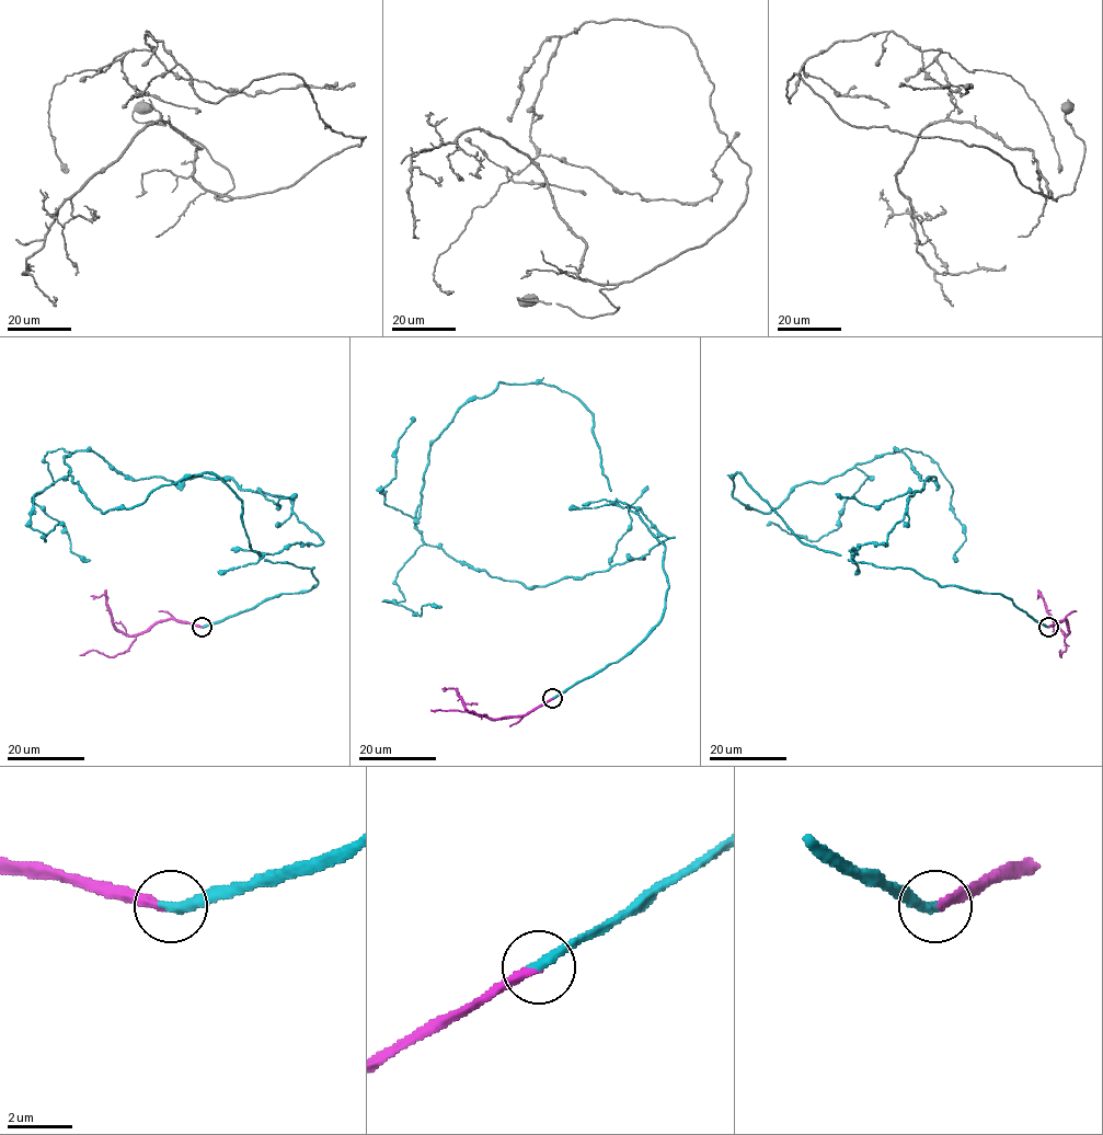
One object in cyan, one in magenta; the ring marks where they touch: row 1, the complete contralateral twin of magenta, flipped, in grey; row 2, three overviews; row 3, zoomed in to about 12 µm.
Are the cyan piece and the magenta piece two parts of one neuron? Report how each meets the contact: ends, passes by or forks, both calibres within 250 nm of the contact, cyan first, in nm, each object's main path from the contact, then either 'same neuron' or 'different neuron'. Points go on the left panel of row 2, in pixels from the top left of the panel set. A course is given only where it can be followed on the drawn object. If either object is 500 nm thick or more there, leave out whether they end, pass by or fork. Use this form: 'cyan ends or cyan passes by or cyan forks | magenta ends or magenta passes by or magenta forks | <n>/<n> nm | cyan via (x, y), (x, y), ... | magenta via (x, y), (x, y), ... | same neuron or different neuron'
cyan ends | magenta ends | 320/240 nm | cyan via (202, 626), (316, 586), (263, 557), (321, 545), (291, 502), (64, 458), (102, 513), (216, 474), (260, 555) | magenta via (202, 626), (173, 619), (157, 621), (142, 632), (127, 635), (112, 622), (104, 595), (90, 596) | same neuron

